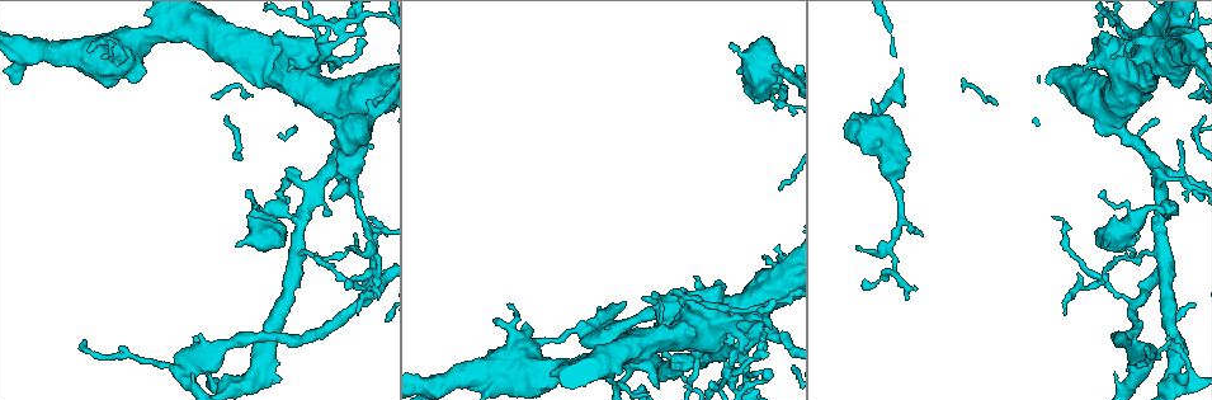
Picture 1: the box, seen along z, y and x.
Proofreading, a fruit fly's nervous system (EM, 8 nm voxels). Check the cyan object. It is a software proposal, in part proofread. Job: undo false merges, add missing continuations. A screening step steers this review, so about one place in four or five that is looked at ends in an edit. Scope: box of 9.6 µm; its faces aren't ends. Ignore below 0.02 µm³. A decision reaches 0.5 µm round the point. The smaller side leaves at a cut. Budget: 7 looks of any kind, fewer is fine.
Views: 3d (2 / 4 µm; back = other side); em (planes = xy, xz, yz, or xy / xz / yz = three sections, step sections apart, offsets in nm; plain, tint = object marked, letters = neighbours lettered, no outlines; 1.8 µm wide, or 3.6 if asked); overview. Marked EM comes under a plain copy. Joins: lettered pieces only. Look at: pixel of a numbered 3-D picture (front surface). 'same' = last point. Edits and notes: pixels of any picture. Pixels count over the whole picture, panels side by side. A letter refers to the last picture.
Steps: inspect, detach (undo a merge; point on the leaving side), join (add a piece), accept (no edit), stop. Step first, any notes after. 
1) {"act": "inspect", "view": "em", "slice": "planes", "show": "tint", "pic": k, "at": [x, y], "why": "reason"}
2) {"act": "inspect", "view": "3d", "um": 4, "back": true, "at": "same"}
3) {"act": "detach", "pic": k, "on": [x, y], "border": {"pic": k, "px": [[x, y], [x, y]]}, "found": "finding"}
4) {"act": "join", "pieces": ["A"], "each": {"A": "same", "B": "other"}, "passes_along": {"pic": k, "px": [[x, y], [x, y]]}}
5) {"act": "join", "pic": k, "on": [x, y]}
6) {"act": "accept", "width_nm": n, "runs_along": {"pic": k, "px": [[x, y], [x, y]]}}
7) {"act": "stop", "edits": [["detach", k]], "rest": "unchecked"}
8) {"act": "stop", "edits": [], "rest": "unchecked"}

{"act": "inspect", "view": "3d", "um": 4, "pic": 1, "at": [262, 209], "why": "a narrow waist"}

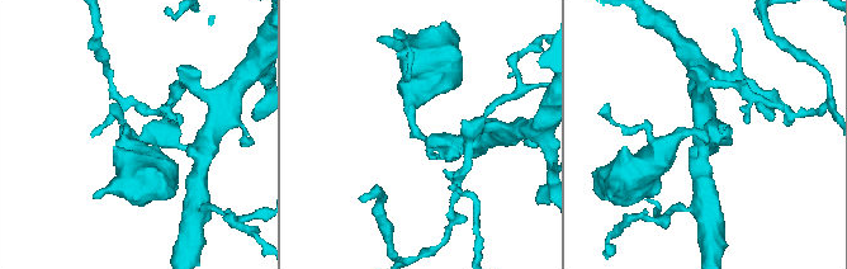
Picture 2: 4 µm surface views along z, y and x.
{"act": "inspect", "view": "em", "slice": "planes", "show": "tint", "pic": 2, "at": [695, 134]}

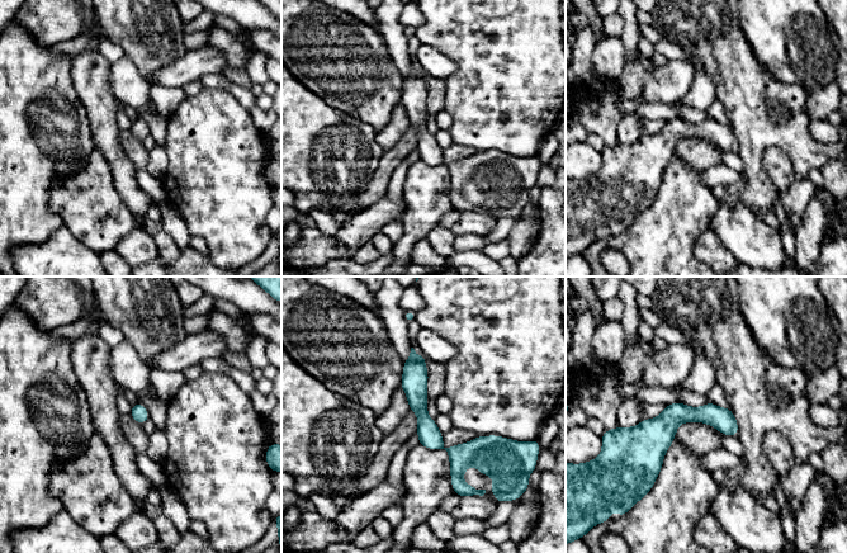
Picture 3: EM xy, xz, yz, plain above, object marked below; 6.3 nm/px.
{"act": "inspect", "view": "em", "slice": "planes", "show": "letters", "at": "same", "why": "what lies round it"}

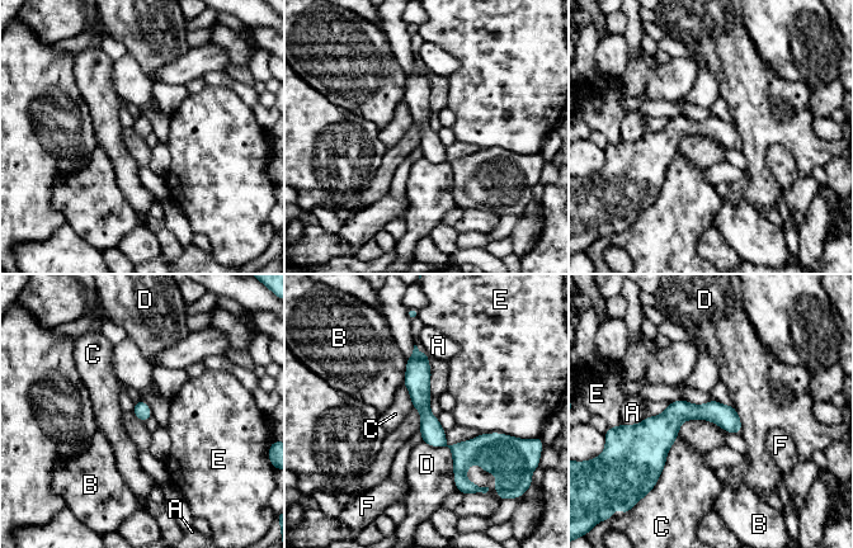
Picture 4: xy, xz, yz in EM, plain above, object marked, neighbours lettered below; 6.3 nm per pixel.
{"act": "accept", "width_nm": 100, "each": {"A": "other", "B": "other", "C": "other", "D": "other", "E": "other", "F": "other"}, "runs_along": {"pic": 4, "px": [[415, 353], [429, 428], [453, 448], [498, 443]]}, "found": "all the same neuron"}

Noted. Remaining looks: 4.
{"act": "inspect", "view": "em", "um": 3.6, "slice": "planes", "show": "letters", "pic": 1, "at": [251, 373], "why": "sharp bend"}

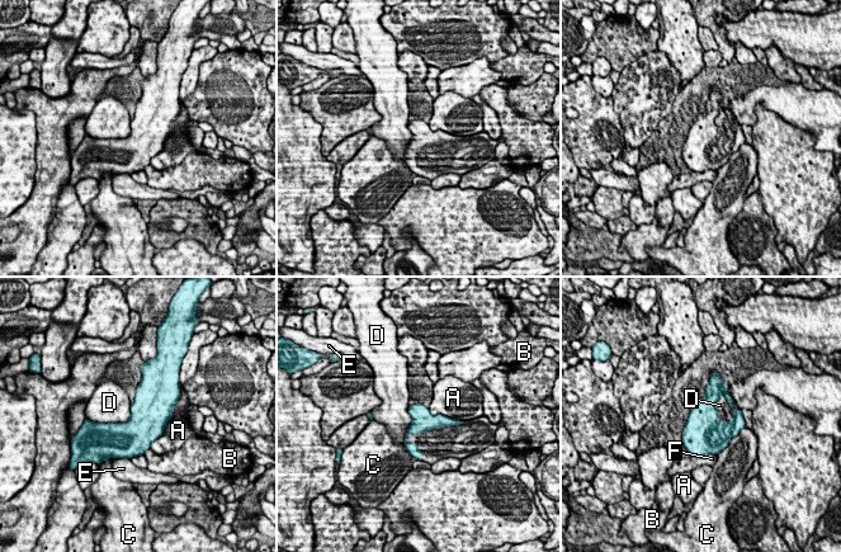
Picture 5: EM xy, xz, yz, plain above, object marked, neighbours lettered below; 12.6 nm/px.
{"act": "accept", "each": {"A": "other", "B": "other", "C": "other", "D": "other", "E": "other", "F": "other"}, "border": {"pic": 5, "px": [[131, 405], [124, 421], [91, 421]]}, "found": "continuous, no second neuron"}

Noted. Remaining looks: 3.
{"act": "inspect", "view": "em", "slice": "planes", "show": "letters", "pic": 1, "at": [731, 384], "why": "looks like a crossing"}

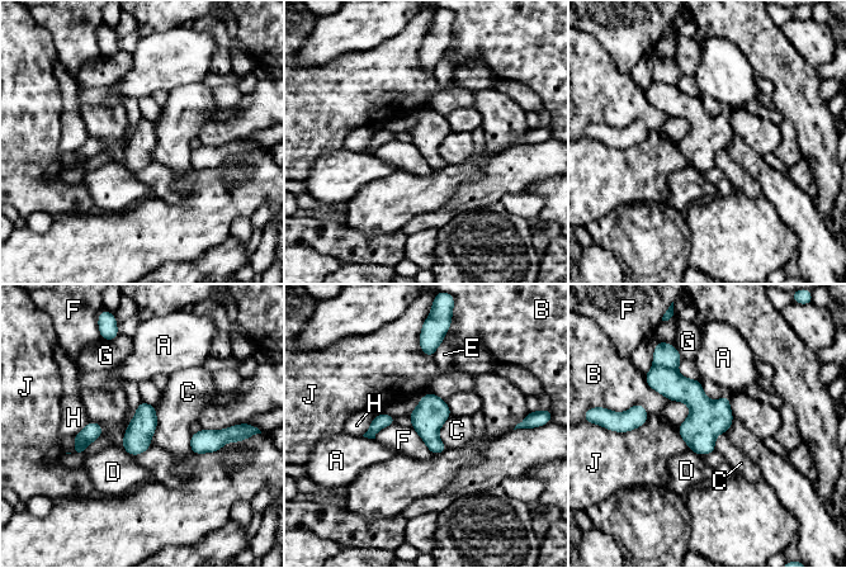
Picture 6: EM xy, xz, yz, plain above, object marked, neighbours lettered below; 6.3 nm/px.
{"act": "detach", "pic": 6, "on": [665, 355], "each": {"A": "other", "B": "other", "C": "other", "D": "other", "E": "other", "F": "other", "G": "other", "H": "other", "J": "other"}, "border": {"pic": 6, "px": [[653, 364], [675, 370]]}, "found": "two neurons meet here"}

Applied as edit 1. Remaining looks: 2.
{"act": "stop", "edits": [["detach", 6]], "rest": "unchecked"}

